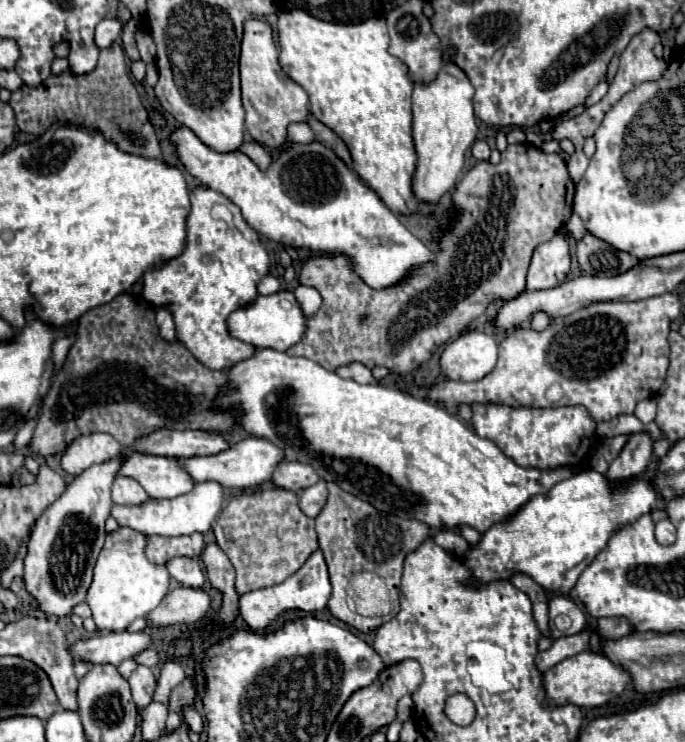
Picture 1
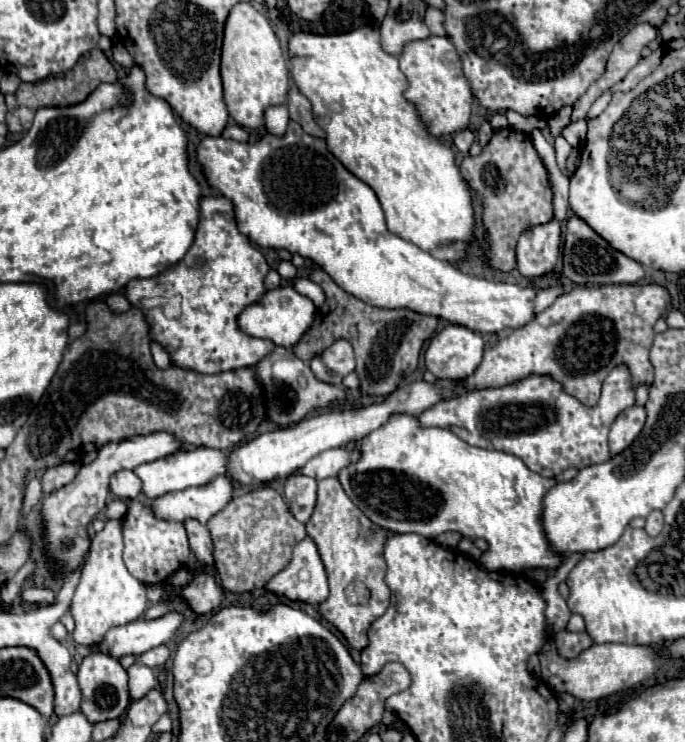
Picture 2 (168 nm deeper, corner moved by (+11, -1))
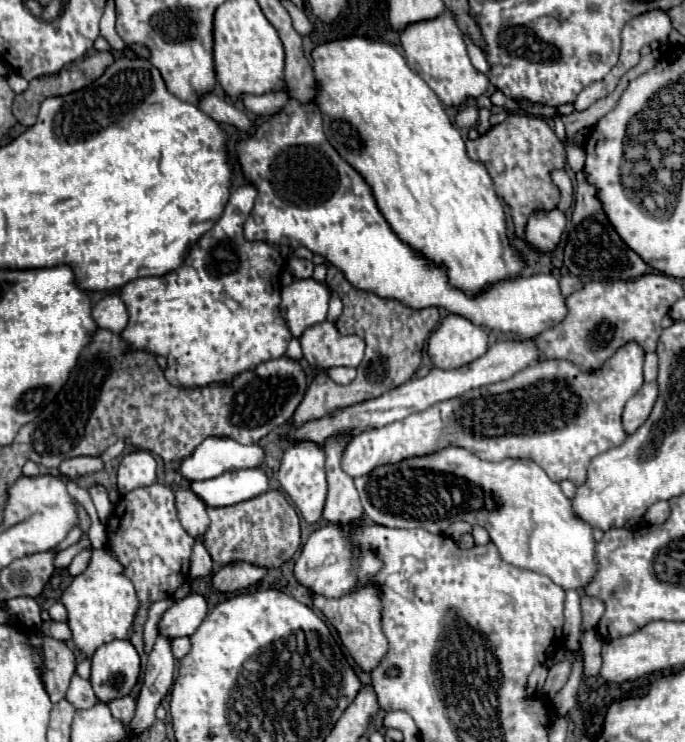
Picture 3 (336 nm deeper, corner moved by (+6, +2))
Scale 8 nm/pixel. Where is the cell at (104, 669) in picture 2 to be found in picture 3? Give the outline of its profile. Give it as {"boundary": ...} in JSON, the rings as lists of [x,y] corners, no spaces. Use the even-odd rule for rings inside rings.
{"boundary":[[[128,639],[110,641],[96,649],[92,657],[90,683],[100,701],[130,695],[140,677],[140,655]]]}

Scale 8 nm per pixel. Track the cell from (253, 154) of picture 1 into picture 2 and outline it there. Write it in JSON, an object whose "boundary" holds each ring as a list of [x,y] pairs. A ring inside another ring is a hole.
{"boundary":[[[227,126],[221,136],[225,136],[225,140],[247,140],[247,132],[241,126]]]}

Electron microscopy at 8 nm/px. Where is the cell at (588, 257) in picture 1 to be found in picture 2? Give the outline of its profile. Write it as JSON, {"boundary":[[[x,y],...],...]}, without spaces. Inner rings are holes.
{"boundary":[[[577,216],[569,218],[567,234],[563,244],[563,274],[575,284],[583,286],[607,286],[607,284],[635,284],[643,280],[645,270],[639,262],[627,258],[625,254],[611,248],[601,236],[597,236],[583,220]]]}

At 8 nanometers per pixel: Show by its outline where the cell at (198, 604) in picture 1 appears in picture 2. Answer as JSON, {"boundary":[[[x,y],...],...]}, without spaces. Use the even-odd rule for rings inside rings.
{"boundary":[[[203,572],[203,574],[197,574],[191,580],[191,584],[181,588],[179,596],[189,604],[189,608],[195,614],[207,614],[221,604],[223,588],[215,584],[215,578],[211,574]]]}

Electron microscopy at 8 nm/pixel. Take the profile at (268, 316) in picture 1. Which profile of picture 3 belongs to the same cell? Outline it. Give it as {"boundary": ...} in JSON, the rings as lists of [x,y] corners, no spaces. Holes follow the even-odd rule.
{"boundary":[[[296,279],[282,289],[282,315],[294,337],[300,337],[306,327],[326,319],[332,289],[316,279]]]}

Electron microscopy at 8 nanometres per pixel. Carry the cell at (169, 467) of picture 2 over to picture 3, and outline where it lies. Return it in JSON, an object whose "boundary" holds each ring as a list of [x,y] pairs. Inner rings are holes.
{"boundary":[[[208,437],[206,441],[202,441],[196,449],[196,453],[192,453],[190,457],[186,457],[180,463],[180,473],[184,479],[188,481],[204,481],[204,479],[212,479],[218,477],[226,471],[238,471],[238,469],[248,469],[248,467],[258,467],[264,459],[264,449],[258,443],[252,445],[242,445],[234,439],[228,437]]]}

